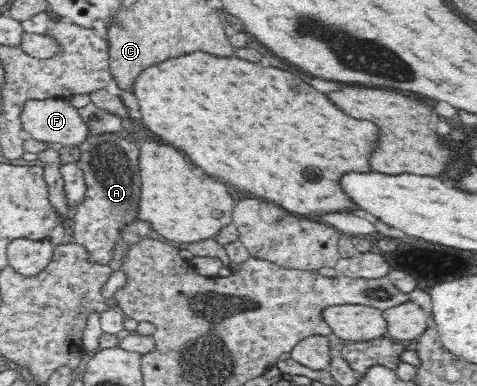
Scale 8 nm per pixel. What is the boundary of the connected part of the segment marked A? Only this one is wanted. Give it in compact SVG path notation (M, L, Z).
M117 133L89 135L80 150L76 165L84 172L87 190L73 216L73 241L91 251L92 262L106 265L113 260L123 230L127 225L139 221L138 202L142 189L139 162L142 160L142 150L136 143Z

